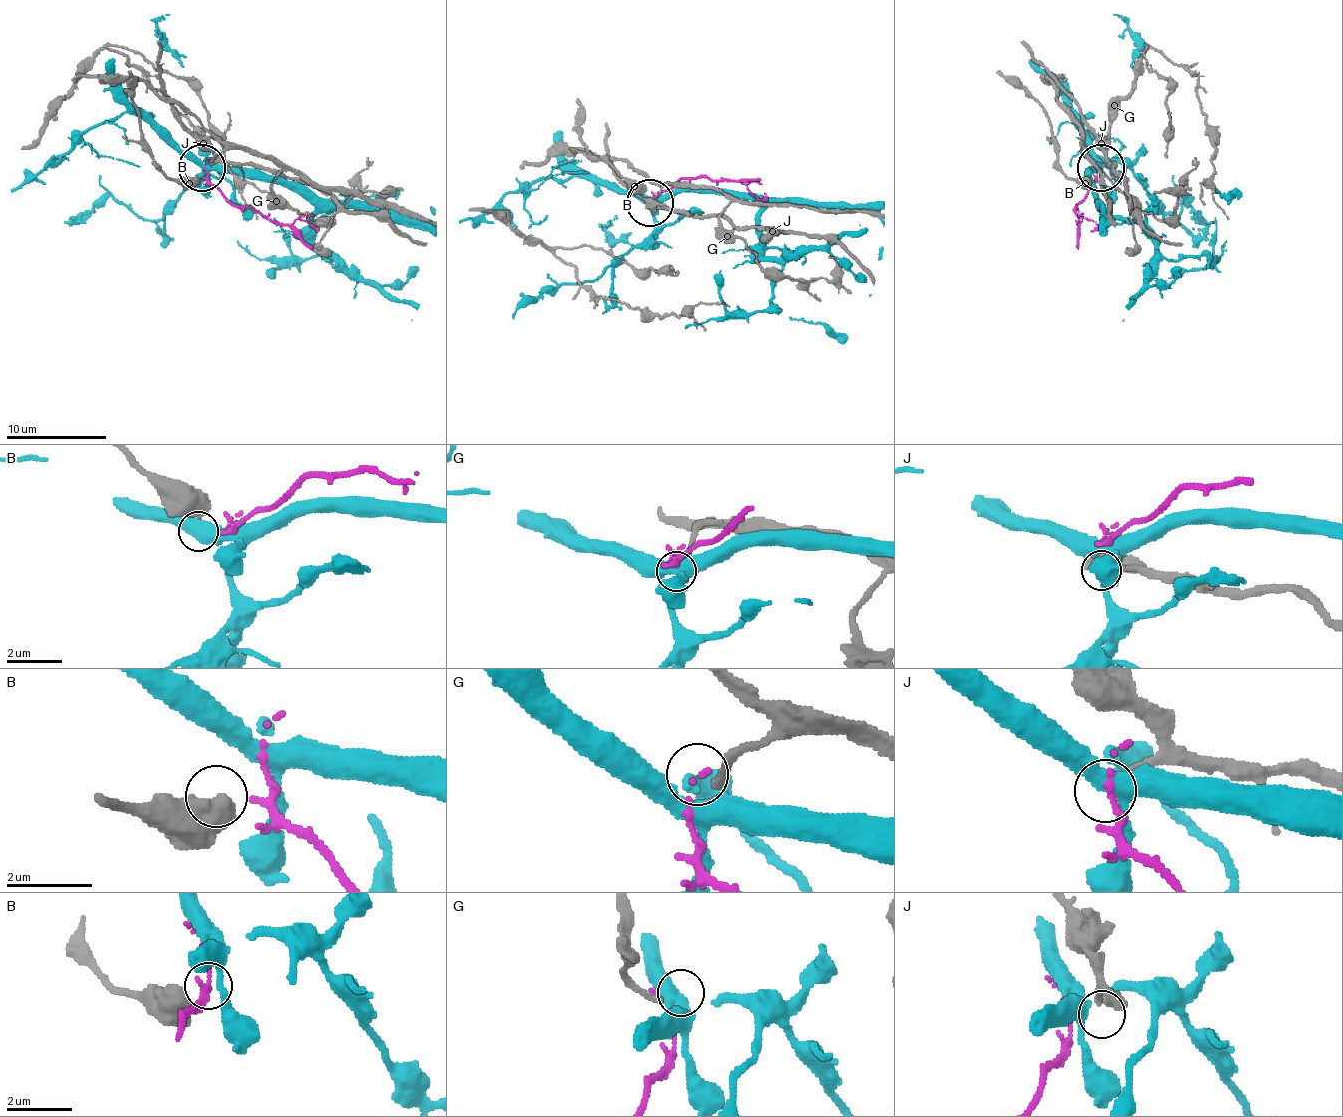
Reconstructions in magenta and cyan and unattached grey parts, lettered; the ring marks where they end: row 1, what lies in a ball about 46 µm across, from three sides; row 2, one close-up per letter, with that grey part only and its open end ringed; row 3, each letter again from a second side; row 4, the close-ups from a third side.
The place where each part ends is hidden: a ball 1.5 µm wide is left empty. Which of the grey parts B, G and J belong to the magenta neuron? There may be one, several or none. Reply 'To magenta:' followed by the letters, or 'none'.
To magenta: B

